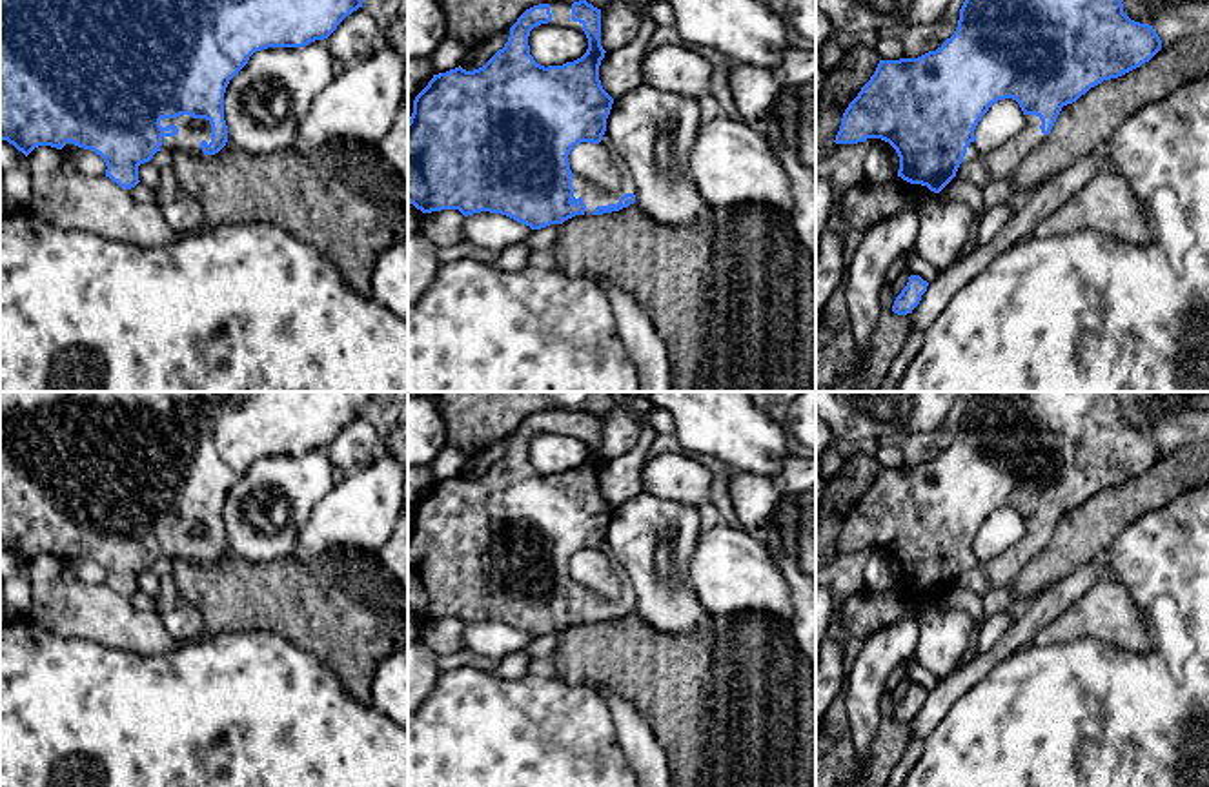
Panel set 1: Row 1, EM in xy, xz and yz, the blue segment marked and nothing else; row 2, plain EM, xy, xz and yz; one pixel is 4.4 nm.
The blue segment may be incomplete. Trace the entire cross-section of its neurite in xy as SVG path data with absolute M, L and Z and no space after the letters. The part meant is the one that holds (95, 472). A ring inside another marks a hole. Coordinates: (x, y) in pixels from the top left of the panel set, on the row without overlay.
M0 392L0 548L7 548L25 565L38 554L62 557L67 550L91 557L107 574L106 585L131 598L138 574L149 570L164 554L191 565L218 561L228 550L224 501L229 488L255 459L268 455L304 455L328 446L337 434L362 415L375 392Z

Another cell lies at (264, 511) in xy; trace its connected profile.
M324 448L310 450L304 455L255 459L224 501L228 548L249 563L268 563L290 556L313 508L333 488L333 474L335 466Z

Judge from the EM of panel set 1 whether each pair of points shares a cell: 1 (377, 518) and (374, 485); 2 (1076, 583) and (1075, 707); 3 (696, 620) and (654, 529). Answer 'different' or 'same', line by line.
1: same
2: different
3: same

